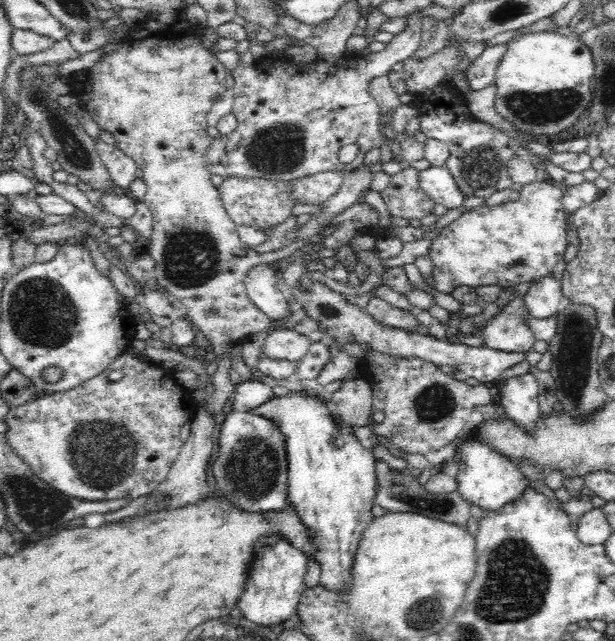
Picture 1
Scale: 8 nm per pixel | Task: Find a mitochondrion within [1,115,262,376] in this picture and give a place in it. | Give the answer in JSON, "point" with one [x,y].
{"point":[40,312]}

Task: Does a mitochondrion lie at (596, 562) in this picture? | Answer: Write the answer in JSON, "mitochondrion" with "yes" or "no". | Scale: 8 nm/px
{"mitochondrion":"no"}

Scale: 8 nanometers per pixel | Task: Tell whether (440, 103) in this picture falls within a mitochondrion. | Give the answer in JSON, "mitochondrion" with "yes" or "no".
{"mitochondrion":"no"}

